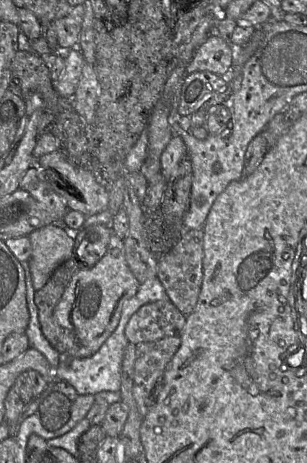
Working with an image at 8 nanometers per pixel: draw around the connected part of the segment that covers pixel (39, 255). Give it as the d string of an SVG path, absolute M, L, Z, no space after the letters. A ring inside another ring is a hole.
M50 224L28 235L31 243L29 268L34 290L41 289L55 269L74 256L71 231L61 224Z

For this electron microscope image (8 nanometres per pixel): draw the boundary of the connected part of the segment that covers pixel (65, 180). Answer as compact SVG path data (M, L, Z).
M59 150L41 156L35 165L54 167L56 172L48 181L69 210L79 211L88 217L108 209L108 192L96 181L93 173L71 164Z

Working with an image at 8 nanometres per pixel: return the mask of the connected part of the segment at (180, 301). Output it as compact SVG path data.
M202 229L185 230L172 249L158 260L156 277L163 285L170 301L185 316L193 312L202 286L203 241L204 232Z

